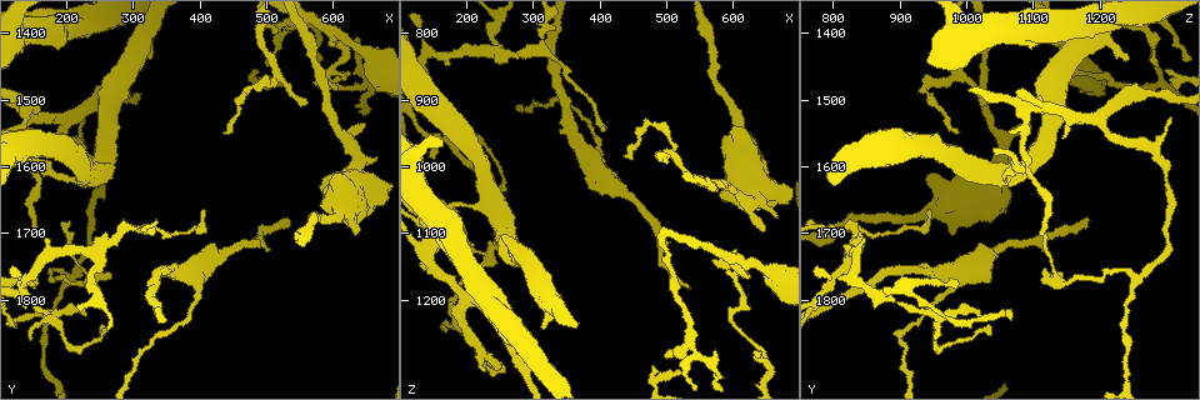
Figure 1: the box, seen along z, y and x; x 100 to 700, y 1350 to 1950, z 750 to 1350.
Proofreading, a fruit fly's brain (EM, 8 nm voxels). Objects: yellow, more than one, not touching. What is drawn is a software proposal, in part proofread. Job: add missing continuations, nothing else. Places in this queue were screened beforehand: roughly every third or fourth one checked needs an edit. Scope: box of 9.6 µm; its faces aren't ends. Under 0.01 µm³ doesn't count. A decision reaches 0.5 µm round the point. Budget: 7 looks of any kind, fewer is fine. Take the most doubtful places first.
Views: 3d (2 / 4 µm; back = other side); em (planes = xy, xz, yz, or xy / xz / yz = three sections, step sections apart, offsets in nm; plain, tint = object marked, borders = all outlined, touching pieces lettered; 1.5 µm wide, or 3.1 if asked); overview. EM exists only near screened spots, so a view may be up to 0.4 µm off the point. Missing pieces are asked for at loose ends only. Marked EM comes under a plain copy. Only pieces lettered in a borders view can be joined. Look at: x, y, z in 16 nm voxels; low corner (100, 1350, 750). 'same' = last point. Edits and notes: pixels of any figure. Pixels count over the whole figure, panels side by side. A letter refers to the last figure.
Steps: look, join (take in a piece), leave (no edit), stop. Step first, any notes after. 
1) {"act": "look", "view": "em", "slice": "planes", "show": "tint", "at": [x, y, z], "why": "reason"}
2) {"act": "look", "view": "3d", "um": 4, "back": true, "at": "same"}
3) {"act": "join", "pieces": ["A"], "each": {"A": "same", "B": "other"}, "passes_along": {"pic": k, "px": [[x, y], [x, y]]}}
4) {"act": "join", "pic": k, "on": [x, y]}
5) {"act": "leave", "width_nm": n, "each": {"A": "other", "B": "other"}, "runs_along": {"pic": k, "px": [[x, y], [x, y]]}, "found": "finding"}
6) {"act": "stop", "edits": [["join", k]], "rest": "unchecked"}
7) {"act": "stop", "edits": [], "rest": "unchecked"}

{"act": "look", "view": "3d", "um": 2, "at": [175, 1710, 850], "why": "an open end"}

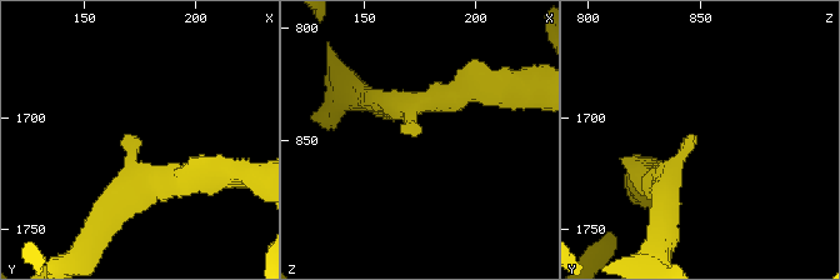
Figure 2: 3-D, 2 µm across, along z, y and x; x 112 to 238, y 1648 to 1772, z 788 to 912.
{"act": "look", "view": "em", "slice": "xz", "step": 8, "show": "tint", "at": [175, 1708, 847], "arm_widths_nm": [200, 220], "why": "shape alone is not enough"}

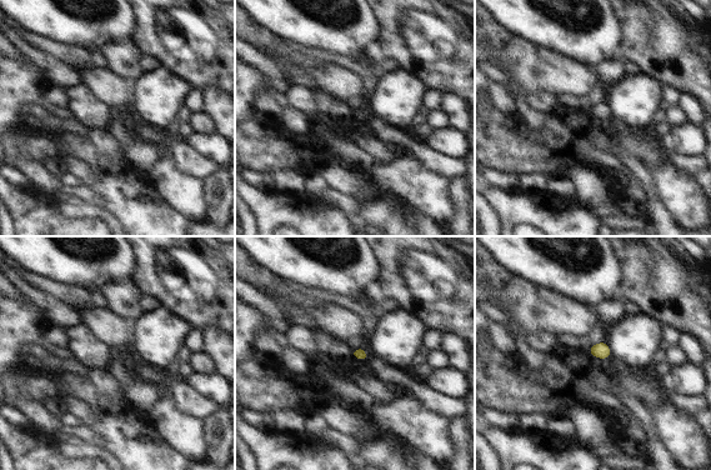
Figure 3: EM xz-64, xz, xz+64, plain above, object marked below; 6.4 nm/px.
{"act": "look", "view": "em", "slice": "planes", "show": "borders", "at": "same", "why": "cut it another way"}

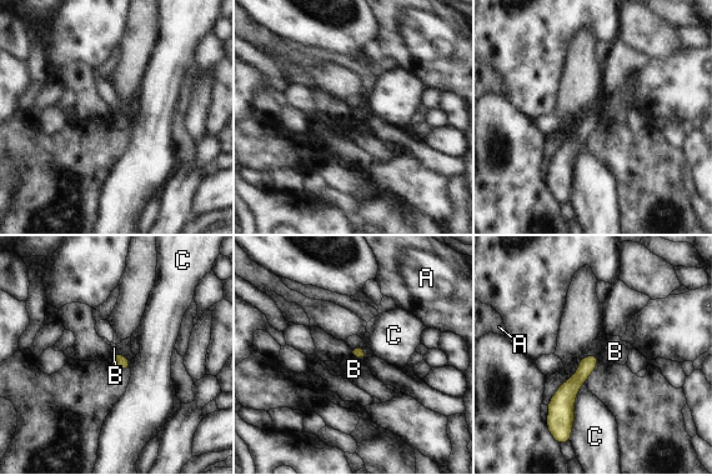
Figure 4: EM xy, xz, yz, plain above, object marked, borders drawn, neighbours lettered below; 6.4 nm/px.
{"act": "leave", "longest_contact_nm": ["C", 400], "each": {"A": "other", "B": "other", "C": "other"}, "runs_along": {"pic": 4, "px": [[595, 359], [565, 396], [565, 424]]}, "found": "no lettered piece goes on from it"}

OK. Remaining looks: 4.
{"act": "look", "view": "em", "slice": "planes", "show": "borders", "at": [440, 1550, 985]}

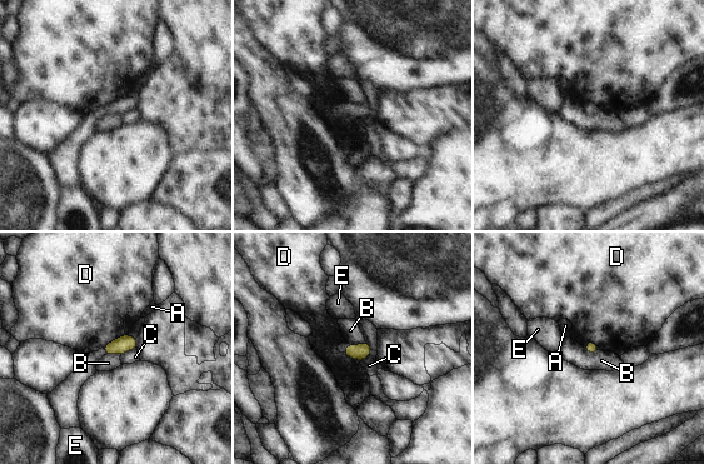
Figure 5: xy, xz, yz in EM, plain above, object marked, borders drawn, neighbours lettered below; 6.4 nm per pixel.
{"act": "leave", "each": {"A": "other", "B": "other", "C": "other", "D": "other", "E": "other"}, "found": "no lettered piece goes on from it"}

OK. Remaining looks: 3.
{"act": "look", "view": "em", "slice": "yz", "step": 4, "show": "tint", "at": [635, 1700, 985], "why": "an open end"}

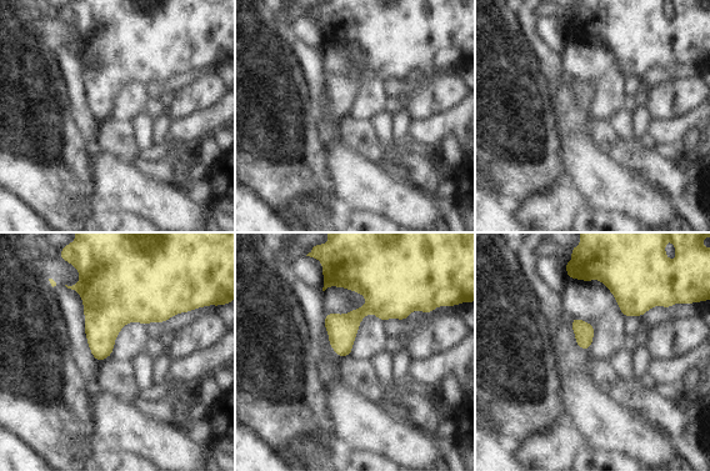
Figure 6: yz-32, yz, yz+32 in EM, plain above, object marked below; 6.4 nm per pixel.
{"act": "look", "view": "em", "slice": "planes", "show": "borders", "at": "same", "why": "cut it another way"}

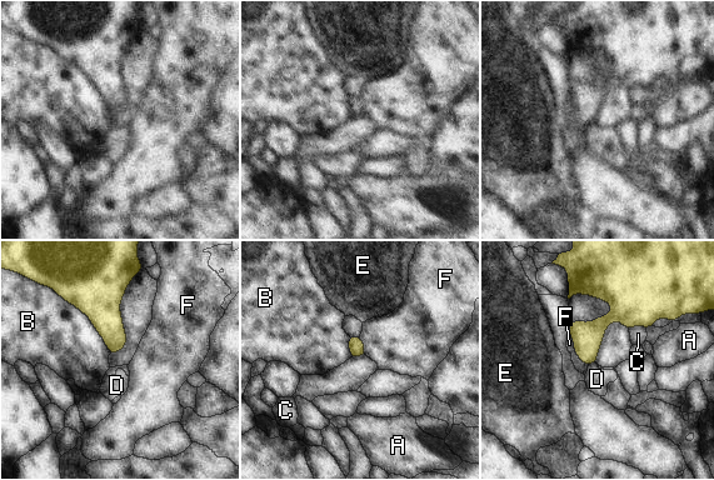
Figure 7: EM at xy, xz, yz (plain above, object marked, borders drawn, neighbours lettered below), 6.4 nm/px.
{"act": "leave", "longest_contact_nm": ["B", 460], "each": {"A": "other", "B": "other", "C": "other", "D": "other", "E": "other", "F": "other"}, "found": "none of them fits"}

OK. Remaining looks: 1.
{"act": "stop", "edits": [], "rest": "unchecked"}

